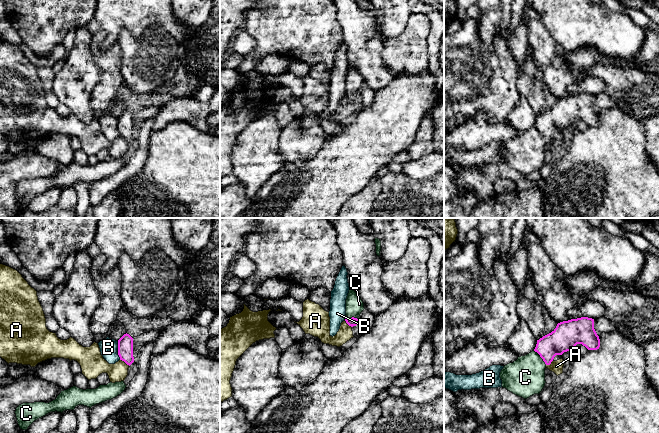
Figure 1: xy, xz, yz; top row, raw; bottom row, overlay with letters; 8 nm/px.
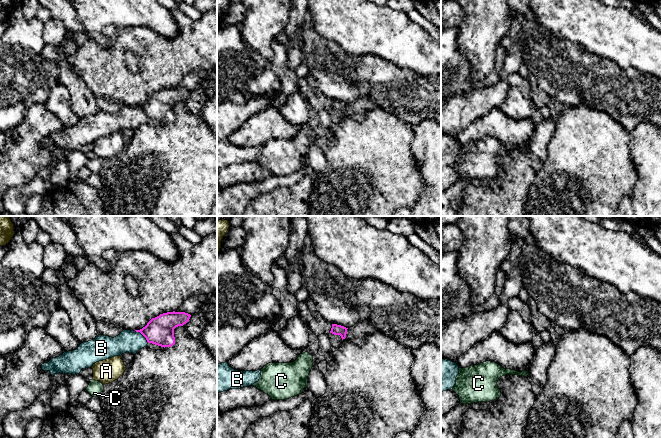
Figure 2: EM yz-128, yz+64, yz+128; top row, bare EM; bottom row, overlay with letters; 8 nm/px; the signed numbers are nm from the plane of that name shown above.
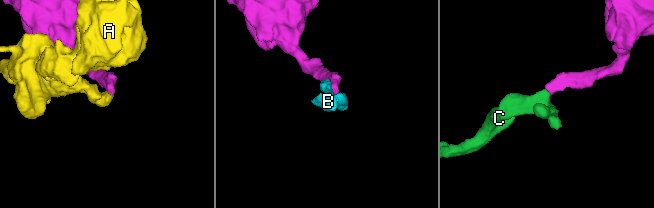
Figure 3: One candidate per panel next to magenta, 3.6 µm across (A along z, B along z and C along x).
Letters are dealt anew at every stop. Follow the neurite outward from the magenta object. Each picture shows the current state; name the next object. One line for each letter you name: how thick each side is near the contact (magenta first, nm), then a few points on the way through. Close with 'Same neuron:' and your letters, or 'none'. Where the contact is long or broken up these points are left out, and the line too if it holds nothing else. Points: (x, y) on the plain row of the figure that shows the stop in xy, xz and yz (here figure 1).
C: 220 nm thick on the magenta side, 300 nm on the other; runs through yz (564, 114), (552, 120), (540, 132), (525, 153)
Same neuron: C

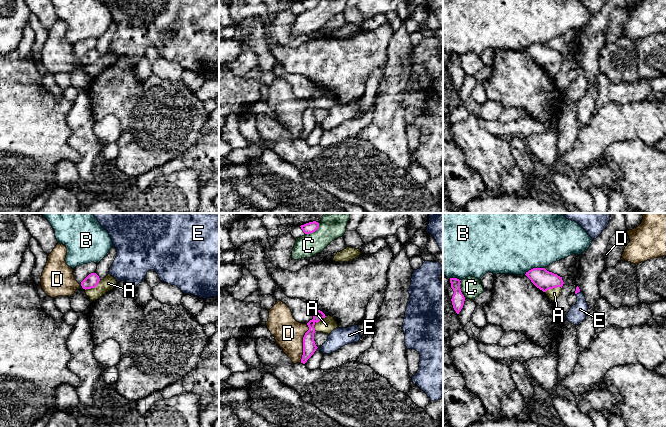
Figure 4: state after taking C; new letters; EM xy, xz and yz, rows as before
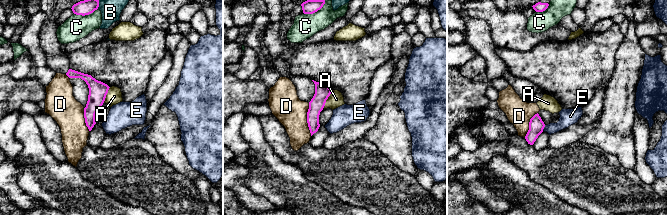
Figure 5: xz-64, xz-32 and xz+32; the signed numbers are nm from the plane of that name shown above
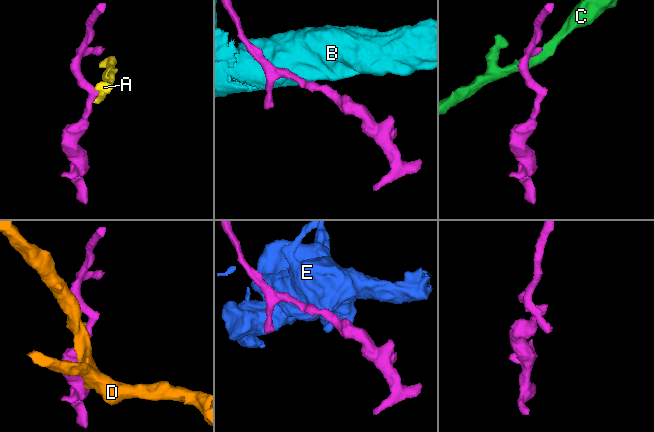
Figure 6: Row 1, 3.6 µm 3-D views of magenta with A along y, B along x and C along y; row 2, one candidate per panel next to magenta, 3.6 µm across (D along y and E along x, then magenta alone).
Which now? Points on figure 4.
Same neuron: none

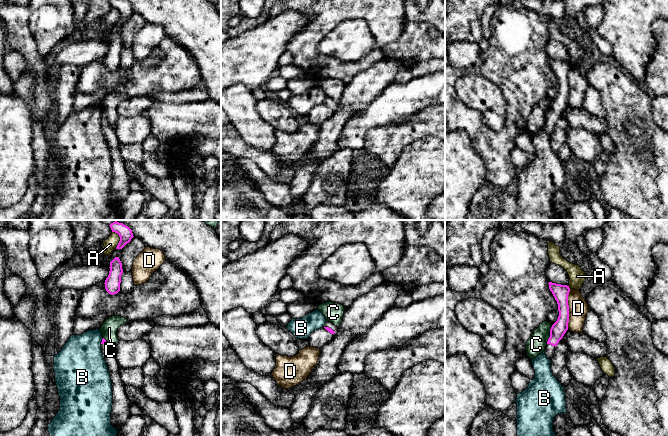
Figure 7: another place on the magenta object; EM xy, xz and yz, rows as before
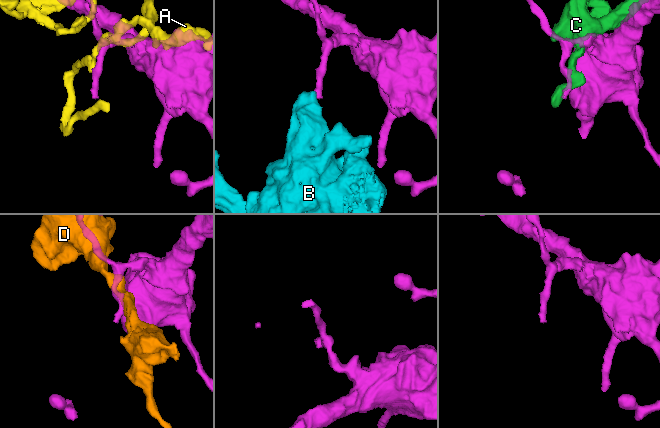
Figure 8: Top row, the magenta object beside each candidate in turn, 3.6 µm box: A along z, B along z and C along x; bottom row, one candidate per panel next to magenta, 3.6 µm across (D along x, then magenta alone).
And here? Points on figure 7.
Same neuron: none

